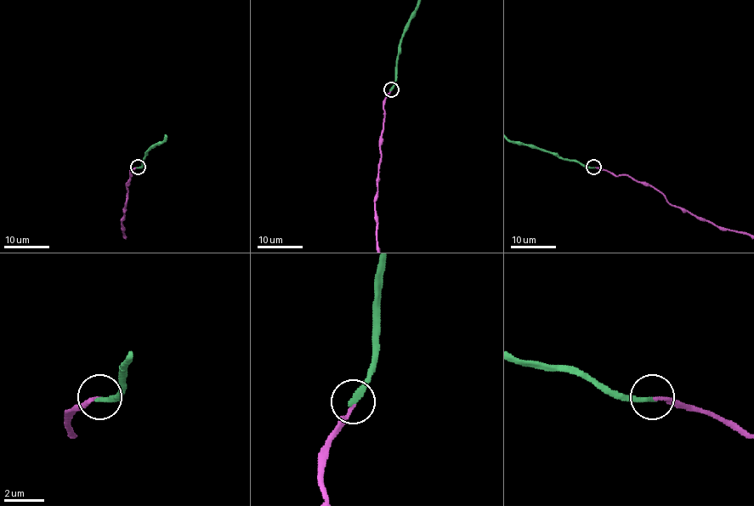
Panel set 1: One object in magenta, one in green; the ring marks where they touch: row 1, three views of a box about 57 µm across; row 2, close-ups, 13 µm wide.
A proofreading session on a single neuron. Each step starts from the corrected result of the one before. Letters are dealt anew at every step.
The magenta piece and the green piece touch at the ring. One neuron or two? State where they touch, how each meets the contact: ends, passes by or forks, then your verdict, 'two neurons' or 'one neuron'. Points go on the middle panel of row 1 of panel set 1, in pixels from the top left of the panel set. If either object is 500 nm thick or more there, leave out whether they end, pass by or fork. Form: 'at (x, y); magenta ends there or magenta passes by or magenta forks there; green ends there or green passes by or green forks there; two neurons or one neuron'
at (391, 89); magenta ends there; green ends there; one neuron

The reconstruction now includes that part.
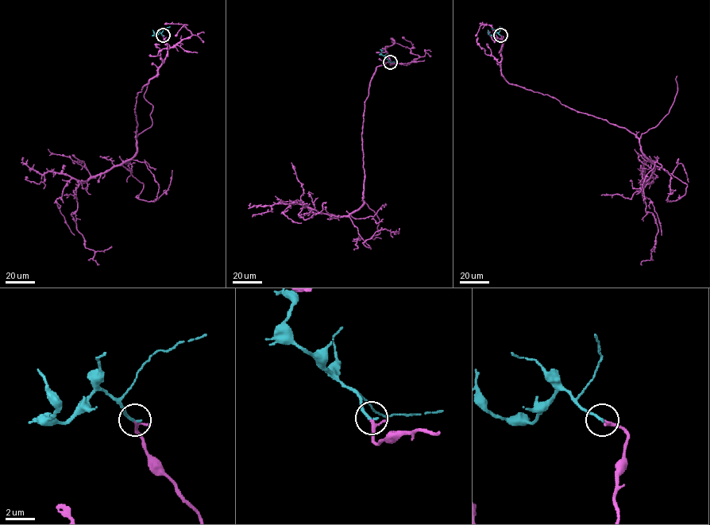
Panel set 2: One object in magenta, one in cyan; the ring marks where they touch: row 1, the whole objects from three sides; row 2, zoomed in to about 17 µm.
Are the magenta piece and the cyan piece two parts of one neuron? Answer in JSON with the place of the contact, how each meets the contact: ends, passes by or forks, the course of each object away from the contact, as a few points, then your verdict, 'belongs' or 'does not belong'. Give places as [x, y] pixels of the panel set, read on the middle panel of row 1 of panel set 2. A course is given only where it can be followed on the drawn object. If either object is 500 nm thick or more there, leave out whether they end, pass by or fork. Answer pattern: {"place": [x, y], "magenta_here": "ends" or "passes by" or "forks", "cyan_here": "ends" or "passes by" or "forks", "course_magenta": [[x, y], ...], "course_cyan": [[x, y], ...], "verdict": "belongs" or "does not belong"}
{"place": [390, 62], "magenta_here": "passes by", "cyan_here": "ends", "course_magenta": [[389, 62], [376, 67], [364, 103], [364, 203], [336, 216], [303, 202], [299, 214], [311, 218], [326, 202]], "course_cyan": [[389, 62], [380, 49]], "verdict": "belongs"}

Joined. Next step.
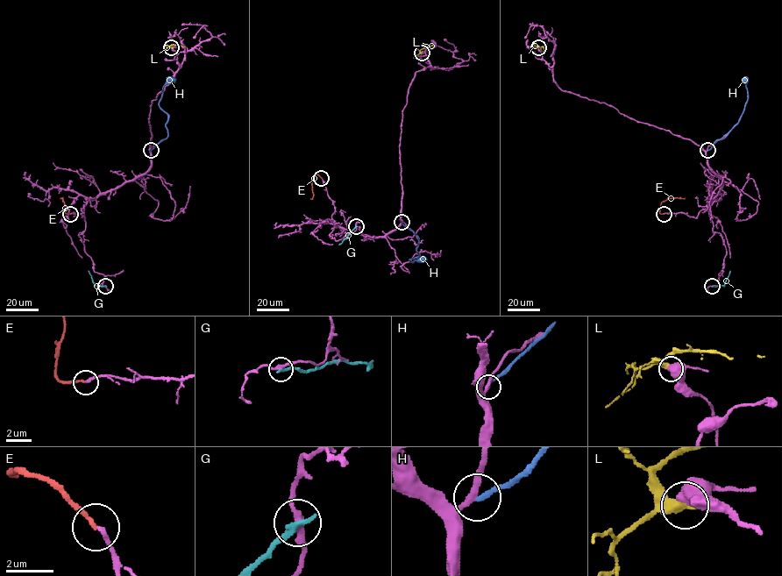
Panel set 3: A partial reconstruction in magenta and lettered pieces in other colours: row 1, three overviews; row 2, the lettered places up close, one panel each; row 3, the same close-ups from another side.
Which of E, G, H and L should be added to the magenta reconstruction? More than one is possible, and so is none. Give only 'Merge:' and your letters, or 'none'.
Merge: E

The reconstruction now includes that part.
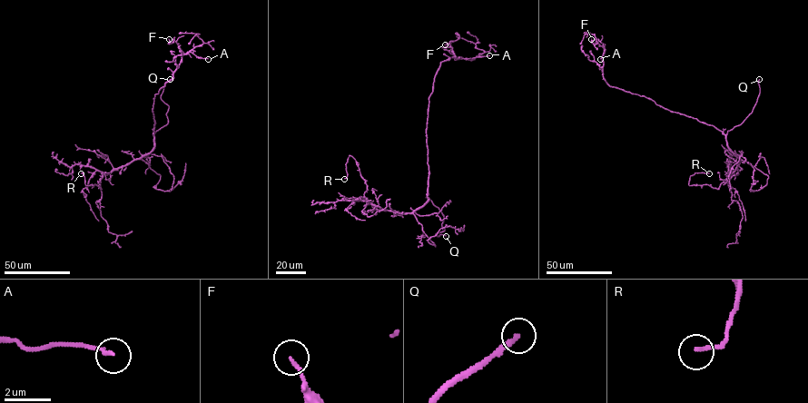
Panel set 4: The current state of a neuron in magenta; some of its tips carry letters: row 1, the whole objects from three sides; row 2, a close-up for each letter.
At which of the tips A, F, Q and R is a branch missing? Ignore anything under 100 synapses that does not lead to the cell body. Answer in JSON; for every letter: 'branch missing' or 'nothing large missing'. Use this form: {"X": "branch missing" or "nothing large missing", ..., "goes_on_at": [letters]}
{"A": "nothing large missing", "F": "nothing large missing", "Q": "branch missing", "R": "nothing large missing", "goes_on_at": ["Q"]}

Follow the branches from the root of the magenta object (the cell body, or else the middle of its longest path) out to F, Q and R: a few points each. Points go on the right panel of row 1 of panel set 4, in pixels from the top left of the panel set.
F: (703, 122), (665, 109), (645, 96), (610, 86), (603, 77), (605, 44), (599, 41), (593, 43), (591, 39)
Q: (703, 122), (714, 125), (725, 135), (740, 124), (755, 104), (760, 93), (759, 79)
R: (703, 122), (720, 130), (727, 147), (739, 159), (737, 168), (718, 188), (689, 185), (691, 175), (709, 173)

